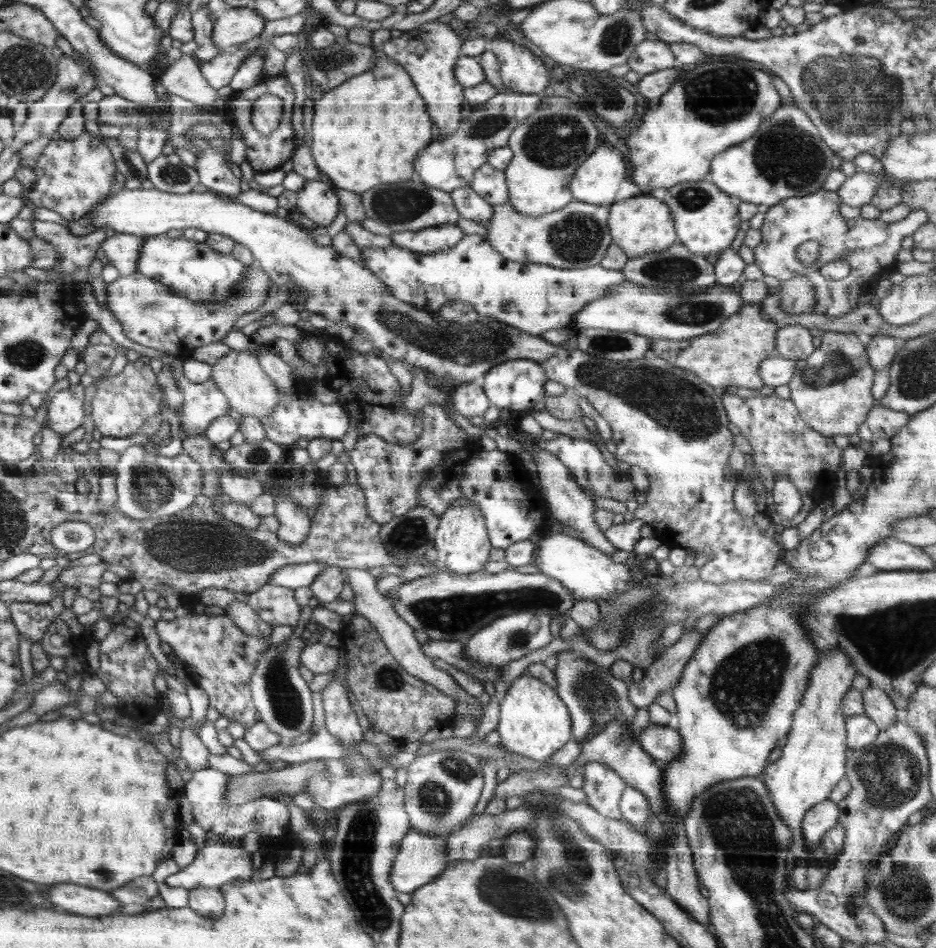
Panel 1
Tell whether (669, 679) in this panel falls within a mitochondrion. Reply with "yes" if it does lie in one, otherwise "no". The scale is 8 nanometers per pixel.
no

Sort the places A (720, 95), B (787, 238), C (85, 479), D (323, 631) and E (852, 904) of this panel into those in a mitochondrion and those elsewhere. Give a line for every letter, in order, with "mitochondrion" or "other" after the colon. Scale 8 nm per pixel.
A: mitochondrion
B: other
C: other
D: other
E: mitochondrion

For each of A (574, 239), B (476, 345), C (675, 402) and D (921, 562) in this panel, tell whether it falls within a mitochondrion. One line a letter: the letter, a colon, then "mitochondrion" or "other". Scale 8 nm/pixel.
A: mitochondrion
B: mitochondrion
C: mitochondrion
D: other

